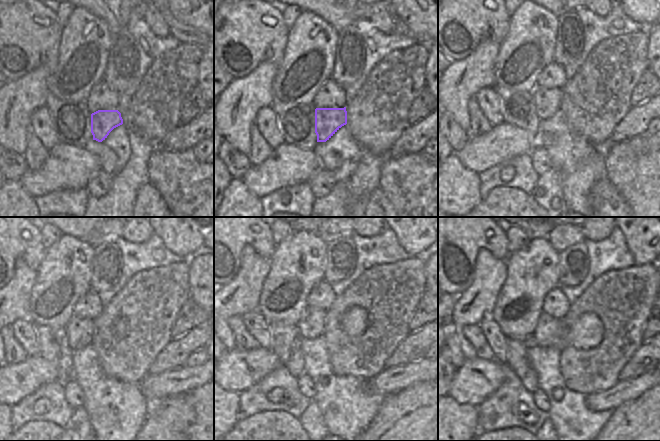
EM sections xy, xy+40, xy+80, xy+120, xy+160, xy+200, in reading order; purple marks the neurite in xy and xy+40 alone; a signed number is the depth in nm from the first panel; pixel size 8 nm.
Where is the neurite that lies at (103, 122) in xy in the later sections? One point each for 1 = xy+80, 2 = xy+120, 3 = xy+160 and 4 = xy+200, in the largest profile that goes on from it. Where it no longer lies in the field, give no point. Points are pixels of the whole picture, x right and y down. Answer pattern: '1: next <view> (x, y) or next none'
1: next xy+80 (560, 108)
2: next xy+120 (105, 326)
3: next xy+160 (323, 329)
4: next xy+200 (549, 332)

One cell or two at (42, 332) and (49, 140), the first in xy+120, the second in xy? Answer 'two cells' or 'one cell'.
one cell

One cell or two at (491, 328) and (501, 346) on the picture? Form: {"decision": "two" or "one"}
{"decision": "one"}

